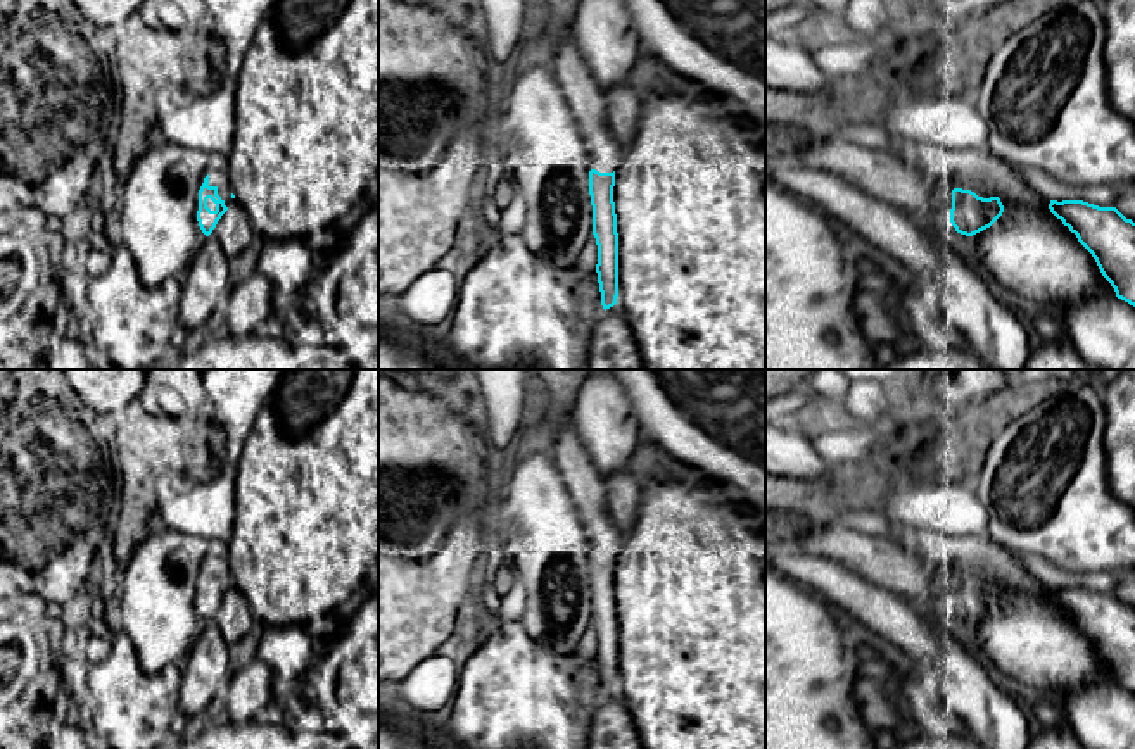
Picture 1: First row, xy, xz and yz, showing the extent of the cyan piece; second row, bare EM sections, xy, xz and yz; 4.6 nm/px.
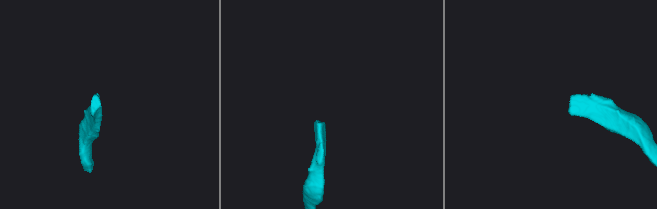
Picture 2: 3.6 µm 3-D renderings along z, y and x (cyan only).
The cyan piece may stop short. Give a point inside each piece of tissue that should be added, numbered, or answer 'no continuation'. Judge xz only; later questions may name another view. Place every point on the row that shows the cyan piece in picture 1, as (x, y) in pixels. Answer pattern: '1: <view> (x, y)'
1: xz (586, 100)

